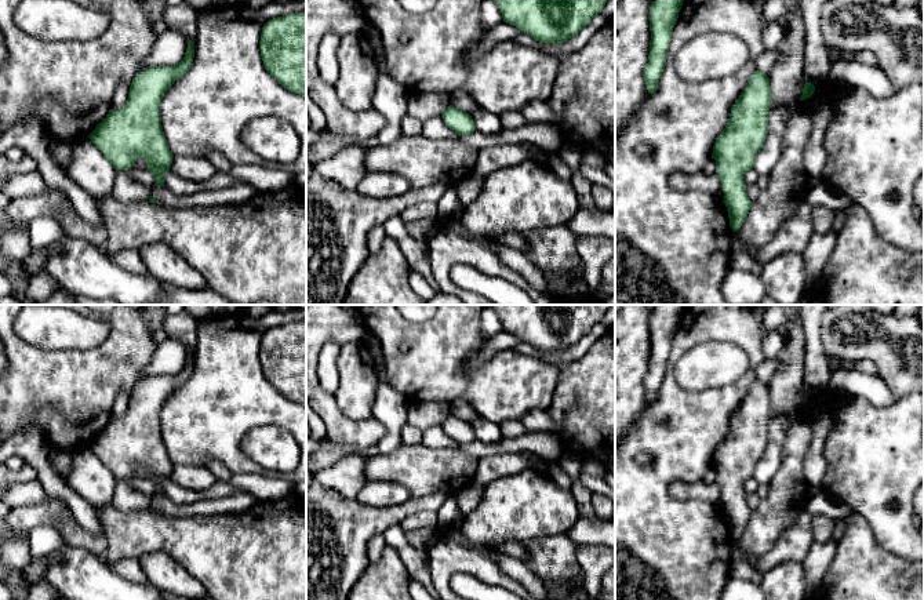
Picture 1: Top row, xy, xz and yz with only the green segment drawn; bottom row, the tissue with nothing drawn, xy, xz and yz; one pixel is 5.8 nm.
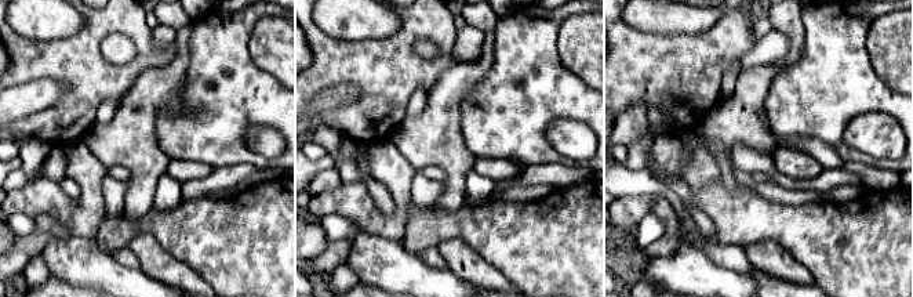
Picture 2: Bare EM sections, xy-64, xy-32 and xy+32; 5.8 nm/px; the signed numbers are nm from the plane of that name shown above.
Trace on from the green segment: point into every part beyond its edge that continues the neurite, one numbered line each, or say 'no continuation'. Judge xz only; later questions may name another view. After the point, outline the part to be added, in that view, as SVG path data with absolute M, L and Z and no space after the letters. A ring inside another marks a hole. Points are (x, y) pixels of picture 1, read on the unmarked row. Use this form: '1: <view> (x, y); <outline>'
no continuation

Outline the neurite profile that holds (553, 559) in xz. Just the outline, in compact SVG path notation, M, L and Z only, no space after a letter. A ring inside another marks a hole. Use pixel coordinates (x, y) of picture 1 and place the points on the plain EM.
M567 534L536 538L523 545L528 550L523 561L543 582L576 582L582 571L576 560L578 549Z

